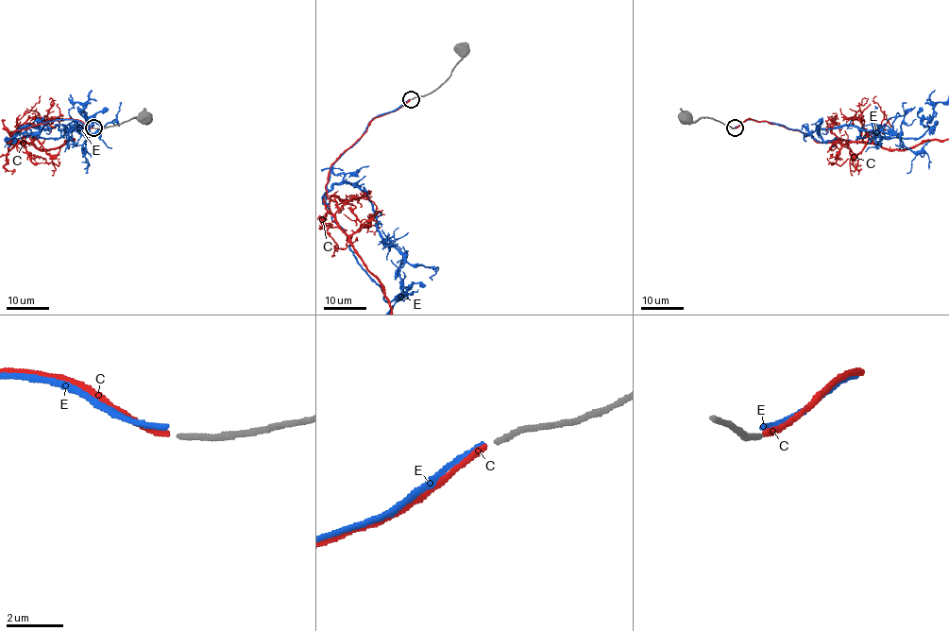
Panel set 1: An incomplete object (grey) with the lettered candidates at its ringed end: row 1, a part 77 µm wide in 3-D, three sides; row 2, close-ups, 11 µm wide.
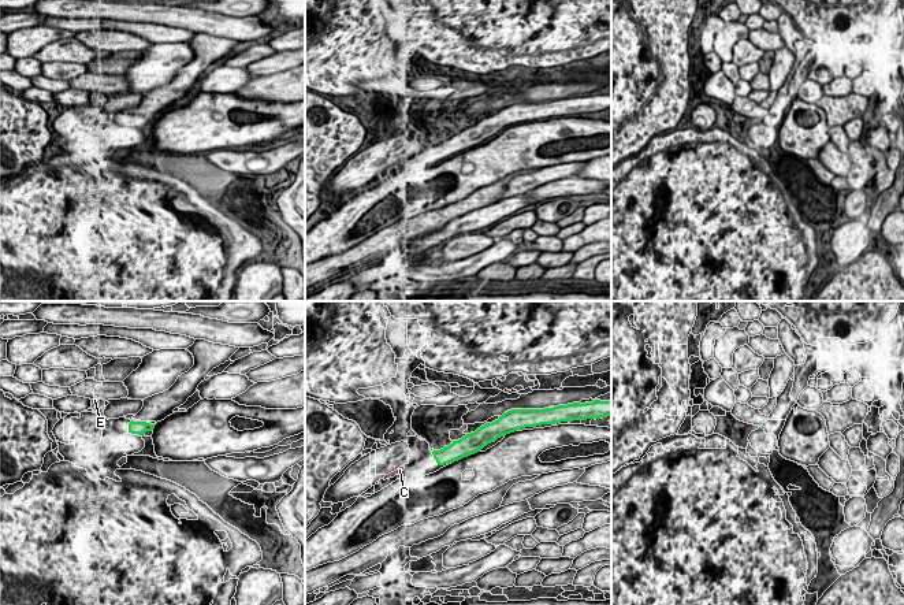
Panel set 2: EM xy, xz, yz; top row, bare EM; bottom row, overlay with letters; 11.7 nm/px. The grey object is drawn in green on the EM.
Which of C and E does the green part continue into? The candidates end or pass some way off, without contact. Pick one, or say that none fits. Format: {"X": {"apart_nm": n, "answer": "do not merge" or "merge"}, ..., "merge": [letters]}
{"C": {"apart_nm": 360, "answer": "merge"}, "E": {"apart_nm": 440, "answer": "do not merge"}, "merge": ["C"]}

